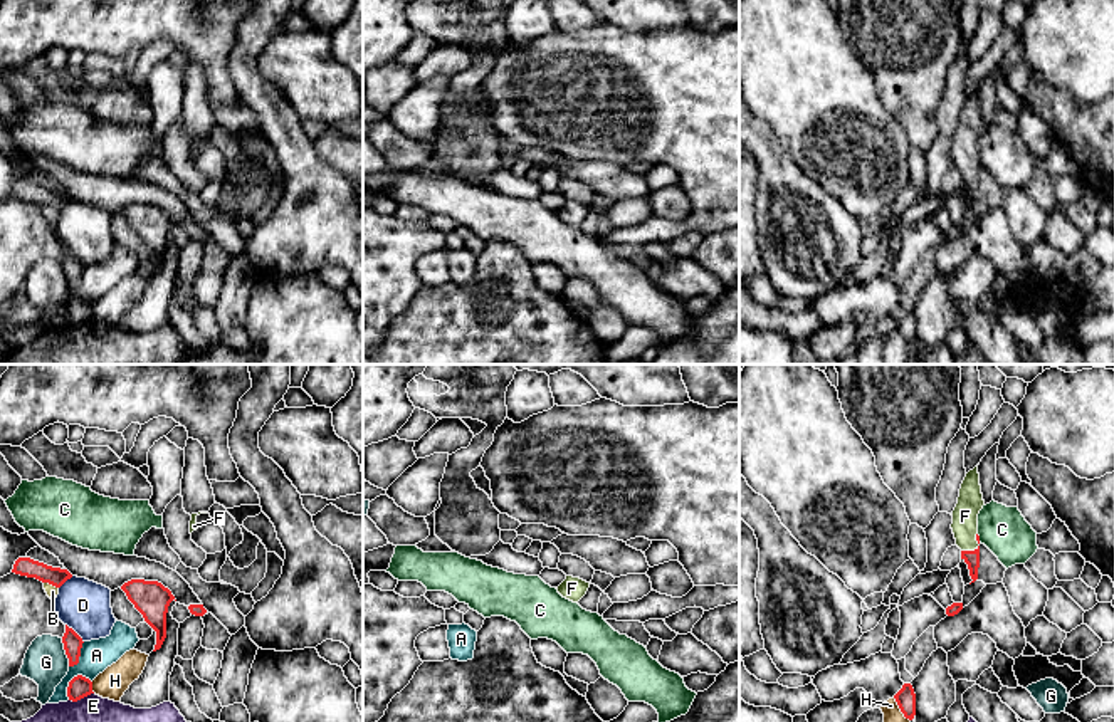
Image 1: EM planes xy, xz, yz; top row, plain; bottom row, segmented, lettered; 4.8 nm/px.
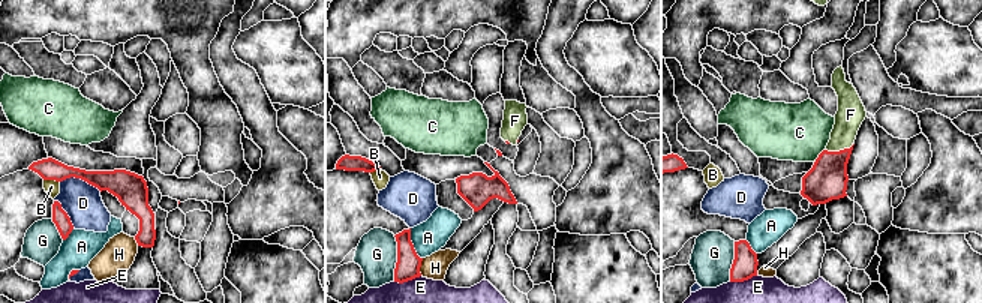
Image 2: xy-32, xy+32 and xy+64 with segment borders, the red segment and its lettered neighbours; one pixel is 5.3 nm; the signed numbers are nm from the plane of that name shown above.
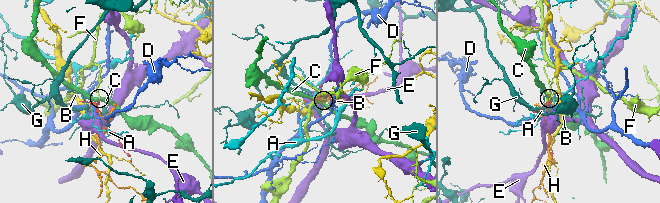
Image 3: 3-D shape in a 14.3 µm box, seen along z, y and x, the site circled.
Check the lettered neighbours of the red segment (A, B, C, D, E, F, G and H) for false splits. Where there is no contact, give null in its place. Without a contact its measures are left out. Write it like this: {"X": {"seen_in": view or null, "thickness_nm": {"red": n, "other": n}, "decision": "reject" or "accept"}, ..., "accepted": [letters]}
{"A": {"seen_in": "xy", "thickness_nm": {"red": 110, "other": 160}, "decision": "reject"}, "B": {"seen_in": "xy", "thickness_nm": {"red": 90, "other": 60}, "decision": "reject"}, "C": {"seen_in": "yz", "thickness_nm": {"red": 20, "other": 220}, "decision": "reject"}, "D": {"seen_in": "xy", "thickness_nm": {"red": 90, "other": 240}, "decision": "reject"}, "E": {"seen_in": "xy", "thickness_nm": {"red": 110, "other": 130}, "decision": "reject"}, "F": {"seen_in": "yz", "thickness_nm": {"red": 80, "other": 130}, "decision": "accept"}, "G": {"seen_in": "xy", "thickness_nm": {"red": 90, "other": 200}, "decision": "reject"}, "H": {"seen_in": "yz", "thickness_nm": {"red": 100, "other": 90}, "decision": "reject"}, "accepted": ["F"]}

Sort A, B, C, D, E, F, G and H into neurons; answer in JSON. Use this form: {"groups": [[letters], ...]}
{"groups": [["A"], ["B"], ["C"], ["D"], ["E"], ["F"], ["G"], ["H"]]}

